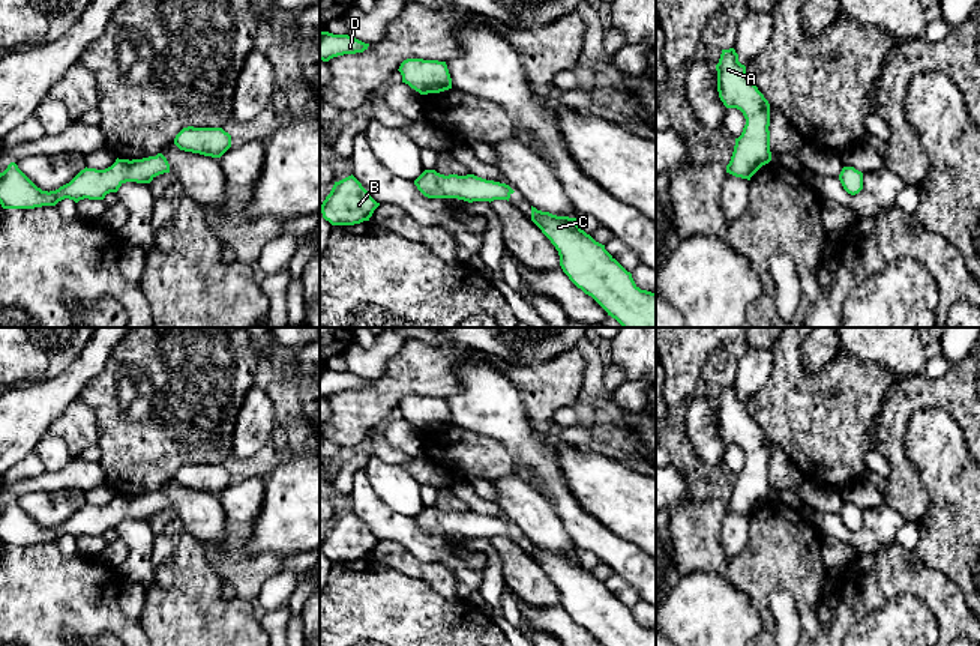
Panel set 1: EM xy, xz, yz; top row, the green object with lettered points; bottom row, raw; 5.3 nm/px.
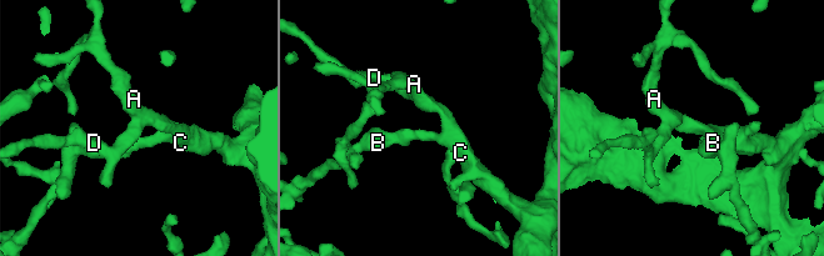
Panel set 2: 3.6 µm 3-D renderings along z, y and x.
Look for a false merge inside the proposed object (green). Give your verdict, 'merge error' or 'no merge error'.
no merge error

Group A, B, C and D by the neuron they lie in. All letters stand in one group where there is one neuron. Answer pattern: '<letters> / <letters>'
A B C D

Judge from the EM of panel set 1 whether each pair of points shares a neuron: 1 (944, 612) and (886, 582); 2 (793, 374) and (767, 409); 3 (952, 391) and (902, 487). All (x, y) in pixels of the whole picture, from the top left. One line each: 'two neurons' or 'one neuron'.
1: one neuron
2: one neuron
3: one neuron

